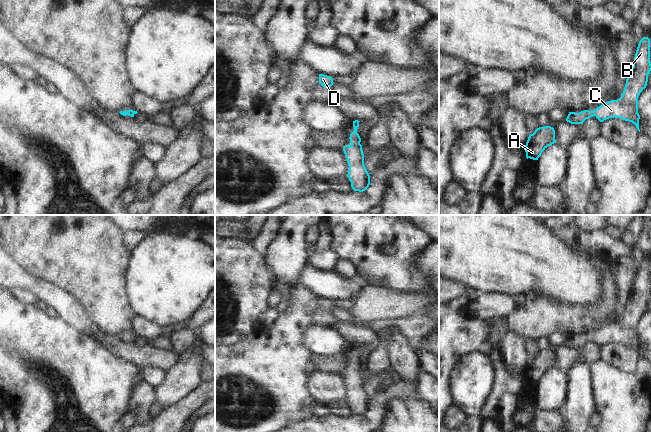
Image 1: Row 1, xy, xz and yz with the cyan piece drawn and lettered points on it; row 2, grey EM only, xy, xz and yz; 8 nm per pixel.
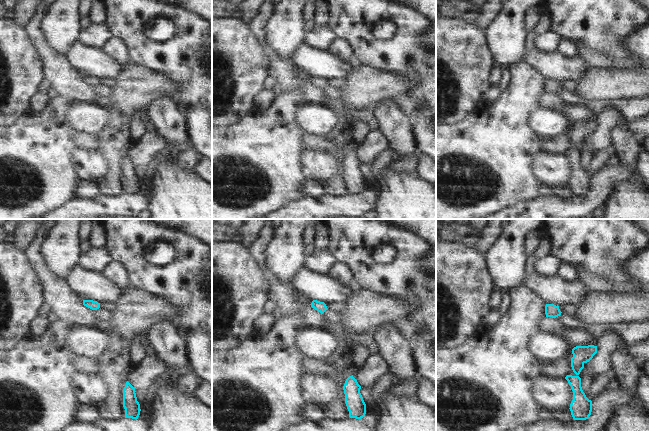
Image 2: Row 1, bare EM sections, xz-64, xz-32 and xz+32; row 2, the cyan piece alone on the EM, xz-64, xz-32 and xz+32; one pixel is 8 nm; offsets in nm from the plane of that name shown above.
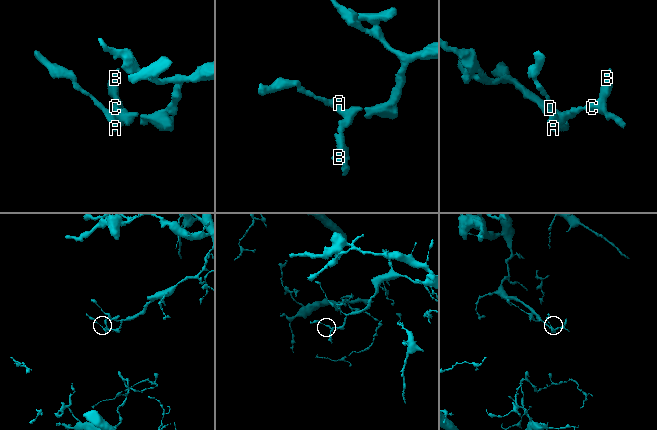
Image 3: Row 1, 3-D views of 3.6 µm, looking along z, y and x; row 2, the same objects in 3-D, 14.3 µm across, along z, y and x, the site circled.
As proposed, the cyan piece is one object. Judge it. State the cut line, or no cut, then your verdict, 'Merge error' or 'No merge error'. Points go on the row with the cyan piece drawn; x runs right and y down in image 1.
No split. No merge error.

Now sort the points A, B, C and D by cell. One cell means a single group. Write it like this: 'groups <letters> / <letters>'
groups A B C D

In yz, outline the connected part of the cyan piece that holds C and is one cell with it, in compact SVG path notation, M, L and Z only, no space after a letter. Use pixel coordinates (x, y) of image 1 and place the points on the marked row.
M643 37L638 44L633 67L628 72L621 97L600 105L594 111L584 110L579 113L569 112L566 121L571 124L583 124L586 119L593 116L600 122L617 117L632 122L640 132L638 97L647 86L650 71L650 39Z

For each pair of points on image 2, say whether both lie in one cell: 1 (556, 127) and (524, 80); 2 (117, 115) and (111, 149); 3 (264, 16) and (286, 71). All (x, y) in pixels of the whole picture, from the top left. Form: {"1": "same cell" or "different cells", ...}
{"1": "different cells", "2": "same cell", "3": "same cell"}

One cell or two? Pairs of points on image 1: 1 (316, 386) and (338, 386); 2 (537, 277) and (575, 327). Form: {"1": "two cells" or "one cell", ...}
{"1": "one cell", "2": "two cells"}

